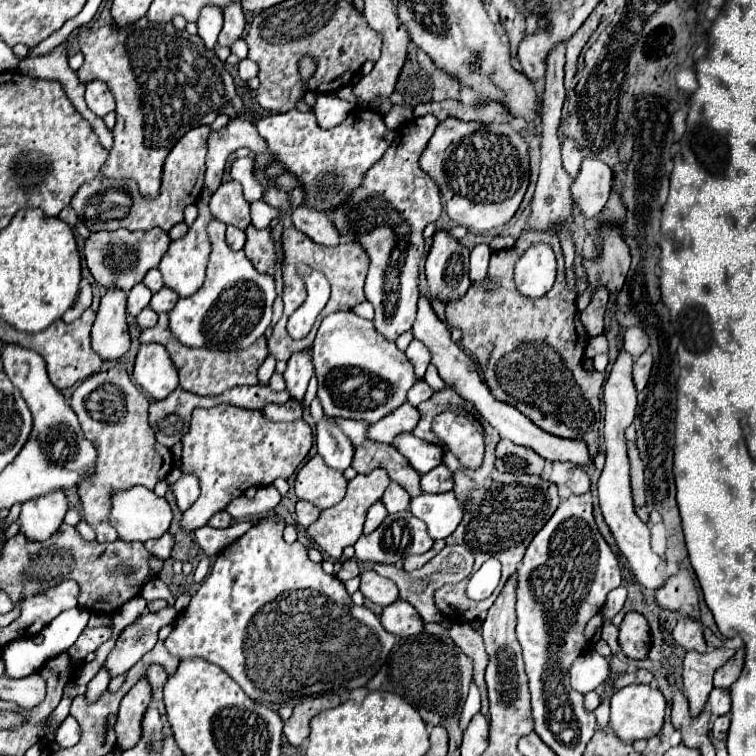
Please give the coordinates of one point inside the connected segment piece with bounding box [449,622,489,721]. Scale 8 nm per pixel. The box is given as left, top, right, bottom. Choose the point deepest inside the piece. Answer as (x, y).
(469, 641)

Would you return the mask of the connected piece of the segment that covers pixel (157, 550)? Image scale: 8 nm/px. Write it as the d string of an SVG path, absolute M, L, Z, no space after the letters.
M167 532L167 534L163 534L159 540L149 540L145 546L147 546L147 550L149 550L151 554L155 554L159 560L167 560L169 554L171 554L173 542L175 542L173 536Z

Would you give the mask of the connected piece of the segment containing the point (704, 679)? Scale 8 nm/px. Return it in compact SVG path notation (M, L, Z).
M715 648L715 650L709 650L707 654L695 654L695 652L685 654L683 688L689 700L693 718L705 708L709 692L713 690L715 670L719 670L733 654L735 650L727 650L727 648Z

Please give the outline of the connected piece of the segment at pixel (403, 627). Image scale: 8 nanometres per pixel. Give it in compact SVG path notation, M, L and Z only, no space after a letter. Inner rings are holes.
M395 600L393 604L385 606L379 618L381 618L381 624L387 632L391 632L395 636L401 636L401 638L423 632L421 616L405 600Z

